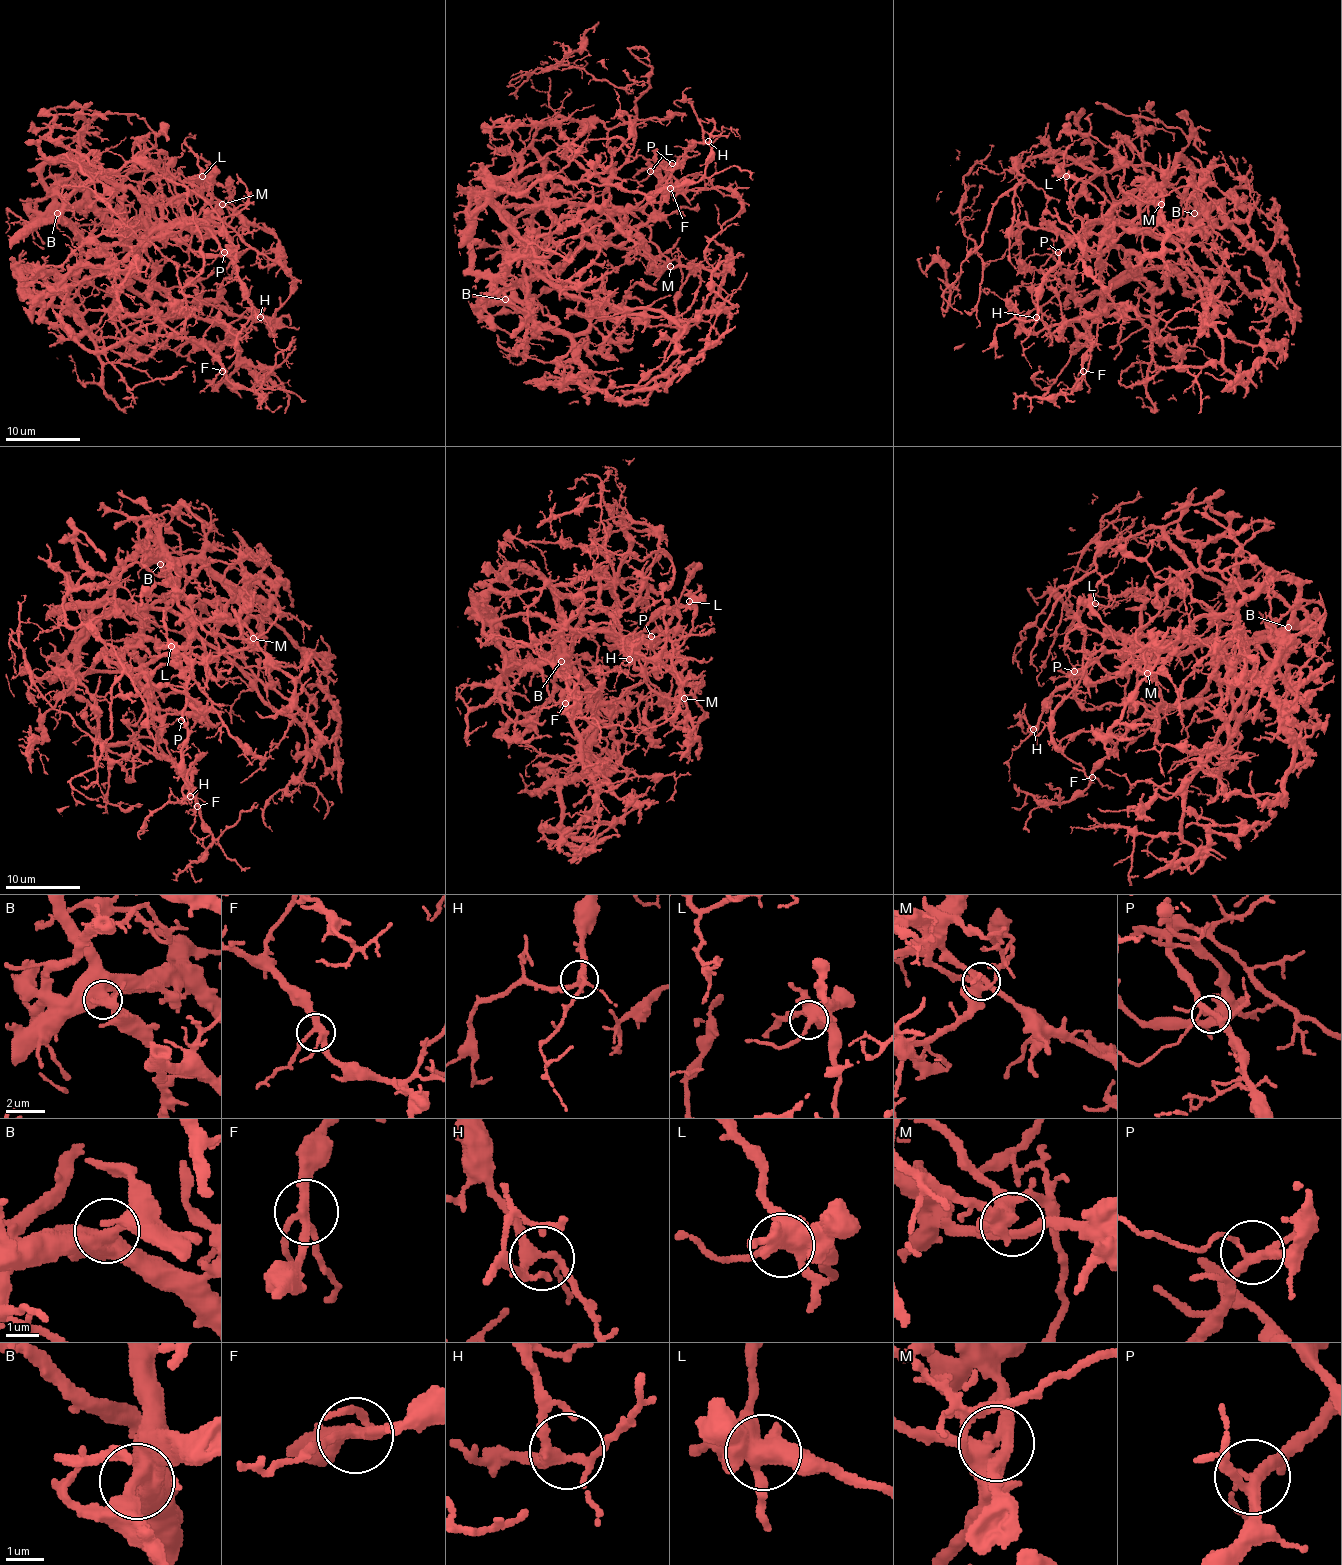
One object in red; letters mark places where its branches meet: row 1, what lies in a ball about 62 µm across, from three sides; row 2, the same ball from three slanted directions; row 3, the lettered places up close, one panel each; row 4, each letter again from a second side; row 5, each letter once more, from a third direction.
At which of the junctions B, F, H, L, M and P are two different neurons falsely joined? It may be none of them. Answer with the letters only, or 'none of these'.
none of these

